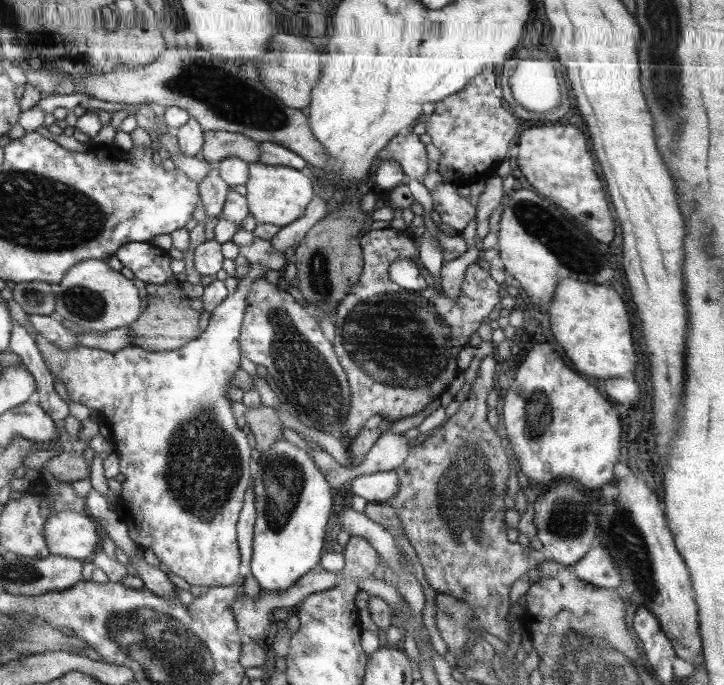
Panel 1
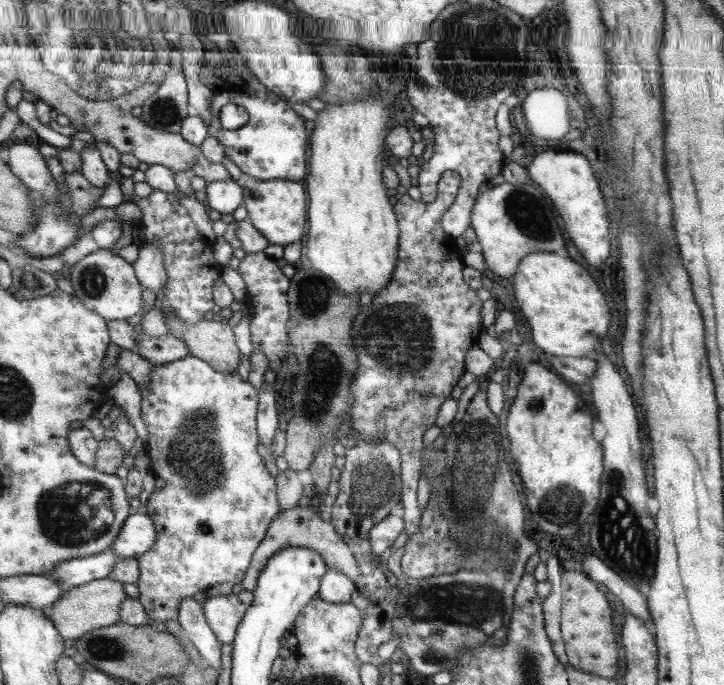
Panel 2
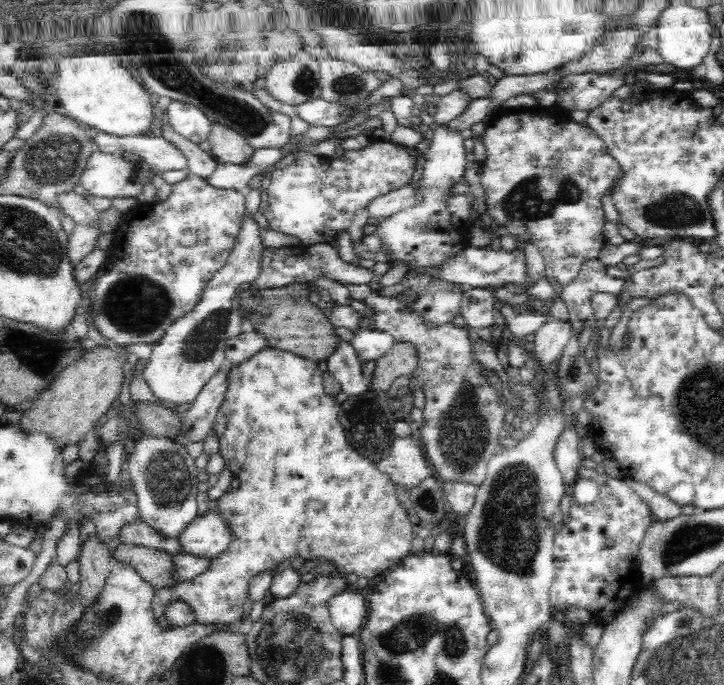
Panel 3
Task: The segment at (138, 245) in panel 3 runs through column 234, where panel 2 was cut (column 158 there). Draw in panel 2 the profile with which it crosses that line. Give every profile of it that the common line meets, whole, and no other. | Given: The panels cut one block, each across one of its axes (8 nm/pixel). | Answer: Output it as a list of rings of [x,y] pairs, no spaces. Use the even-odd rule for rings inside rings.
[[[152,190],[142,198],[133,193],[133,199],[126,202],[133,202],[141,209],[142,218],[136,223],[145,231],[146,240],[141,246],[149,243],[157,243],[160,246],[167,274],[162,301],[176,312],[180,322],[190,325],[203,319],[207,310],[216,310],[212,287],[219,276],[221,266],[213,260],[211,248],[207,248],[207,244],[201,240],[199,229],[177,197],[174,193]]]

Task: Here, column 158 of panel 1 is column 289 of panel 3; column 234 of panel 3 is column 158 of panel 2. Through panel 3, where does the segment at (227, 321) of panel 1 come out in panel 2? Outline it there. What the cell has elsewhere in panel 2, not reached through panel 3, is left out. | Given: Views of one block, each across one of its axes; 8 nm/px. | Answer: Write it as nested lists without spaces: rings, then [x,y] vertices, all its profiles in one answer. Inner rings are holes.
[[[189,354],[179,360],[174,360],[166,364],[154,365],[152,371],[148,372],[148,383],[146,385],[136,385],[141,397],[139,406],[139,416],[147,430],[147,442],[144,445],[147,457],[149,457],[149,472],[156,478],[163,480],[163,488],[153,490],[147,500],[146,515],[151,519],[151,525],[155,529],[155,542],[151,547],[145,549],[139,556],[134,557],[138,566],[136,578],[137,592],[139,593],[138,602],[143,606],[147,617],[154,618],[156,621],[175,619],[177,617],[177,604],[181,598],[193,598],[197,592],[204,592],[207,588],[215,584],[240,584],[244,574],[248,570],[252,554],[260,542],[267,534],[269,525],[276,519],[279,513],[277,505],[277,495],[275,495],[275,478],[269,475],[265,464],[259,454],[255,452],[257,448],[257,435],[255,434],[255,410],[257,410],[258,390],[243,382],[236,371],[220,373],[214,370],[206,361],[201,361],[196,356]]]

